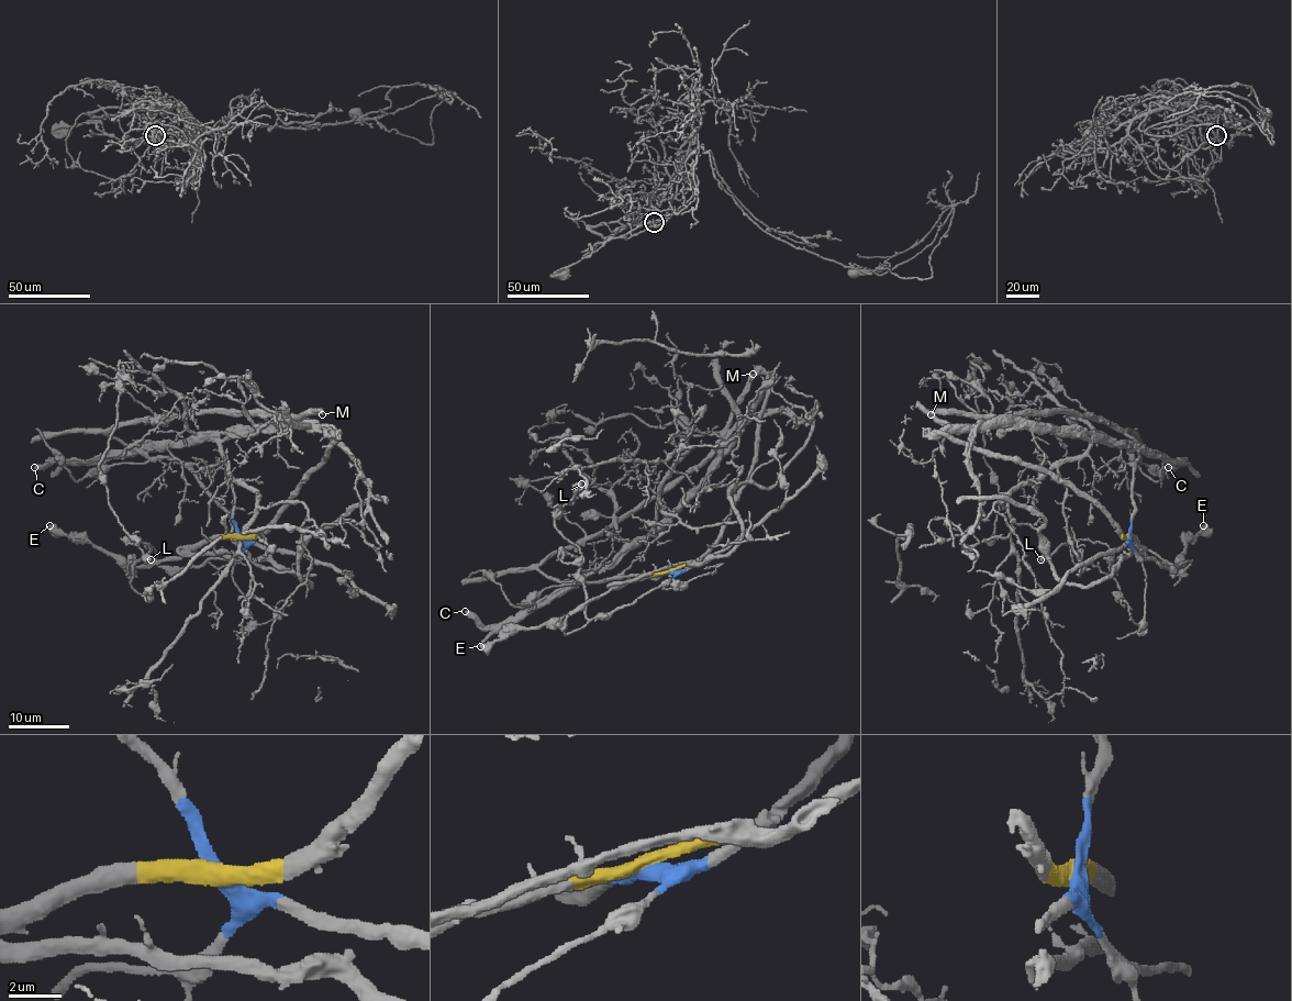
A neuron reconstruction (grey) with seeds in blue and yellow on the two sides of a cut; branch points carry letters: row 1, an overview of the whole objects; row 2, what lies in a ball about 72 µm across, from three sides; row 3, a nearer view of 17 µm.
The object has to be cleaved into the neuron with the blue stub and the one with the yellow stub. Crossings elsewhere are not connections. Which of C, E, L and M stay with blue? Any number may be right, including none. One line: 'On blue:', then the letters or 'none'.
On blue: C, L, M

